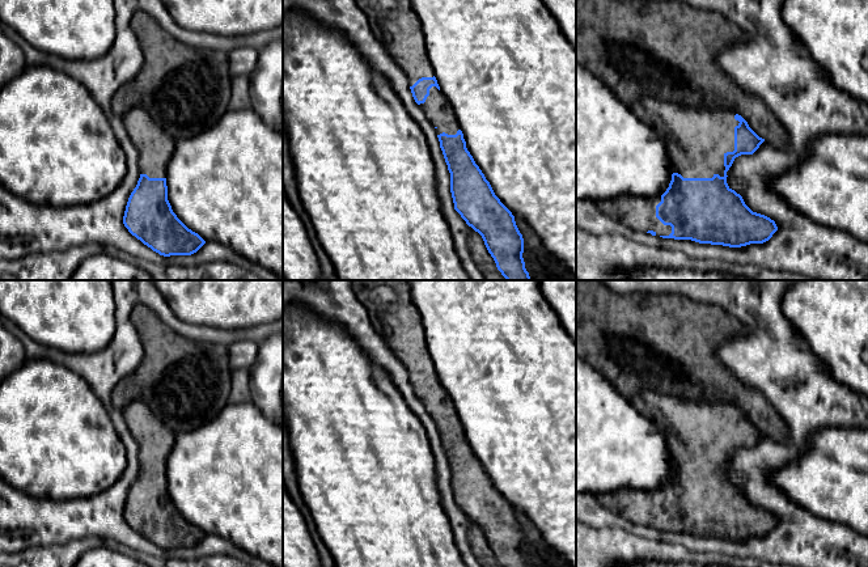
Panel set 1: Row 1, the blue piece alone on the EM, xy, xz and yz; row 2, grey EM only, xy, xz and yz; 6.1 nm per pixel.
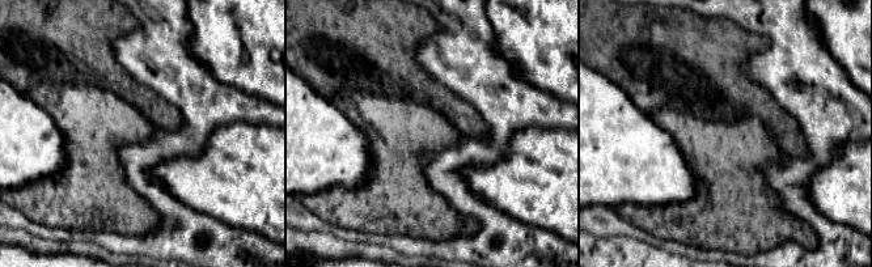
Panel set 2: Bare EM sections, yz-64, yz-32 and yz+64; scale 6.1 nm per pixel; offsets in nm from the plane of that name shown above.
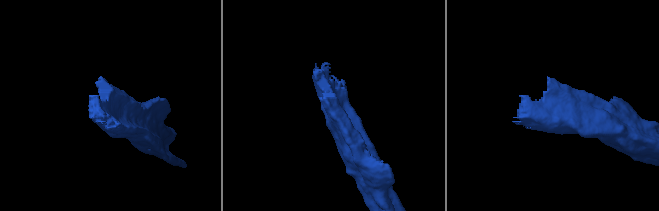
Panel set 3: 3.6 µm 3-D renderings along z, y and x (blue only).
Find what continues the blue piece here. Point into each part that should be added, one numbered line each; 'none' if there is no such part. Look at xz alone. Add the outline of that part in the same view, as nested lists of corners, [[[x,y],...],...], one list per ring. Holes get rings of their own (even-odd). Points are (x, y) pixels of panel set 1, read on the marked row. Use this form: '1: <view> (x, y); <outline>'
1: xz (396, 25); [[[411,0],[356,1],[369,18],[376,38],[407,76],[410,86],[422,77],[435,76]]]
2: xz (439, 111); [[[436,86],[429,89],[429,96],[424,103],[419,105],[437,135],[445,132],[456,135],[460,128],[454,110],[448,98]]]

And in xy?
1: xy (155, 147); [[[131,107],[123,114],[122,120],[139,152],[140,174],[147,174],[149,178],[166,178],[175,140],[154,122],[144,107]]]

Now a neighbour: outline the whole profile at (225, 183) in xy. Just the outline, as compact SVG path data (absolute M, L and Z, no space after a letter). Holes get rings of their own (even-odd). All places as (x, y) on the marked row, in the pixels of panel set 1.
M253 109L228 111L209 130L175 141L166 186L173 212L189 229L283 276L283 135L266 126Z

